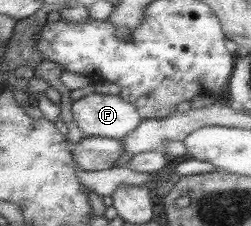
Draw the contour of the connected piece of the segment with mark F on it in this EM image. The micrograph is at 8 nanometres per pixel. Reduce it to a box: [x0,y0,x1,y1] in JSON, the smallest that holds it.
[73,94,143,140]

